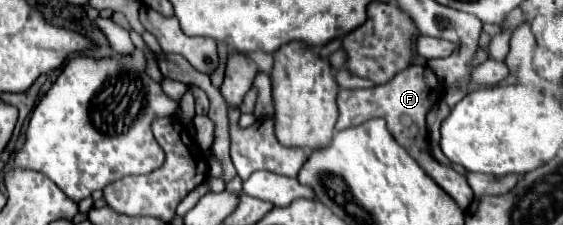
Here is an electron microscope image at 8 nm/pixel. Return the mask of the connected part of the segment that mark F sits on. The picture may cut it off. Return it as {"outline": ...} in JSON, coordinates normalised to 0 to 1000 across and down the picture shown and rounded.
{"outline":[[[732,289],[718,316],[710,316],[693,369],[682,378],[668,378],[661,396],[604,396],[600,413],[600,484],[604,484],[604,520],[597,547],[597,582],[611,582],[618,564],[632,564],[643,556],[657,529],[682,529],[686,564],[693,573],[696,609],[721,653],[721,671],[742,707],[739,724],[750,733],[750,751],[757,760],[760,787],[767,787],[821,929],[828,929],[838,884],[842,858],[828,804],[824,778],[810,769],[806,751],[799,751],[796,733],[785,733],[782,716],[774,716],[767,698],[767,680],[760,671],[760,627],[757,627],[757,511],[760,493],[778,458],[778,413],[785,404],[785,378],[778,369],[778,351],[760,324],[760,298],[750,289]]]}

